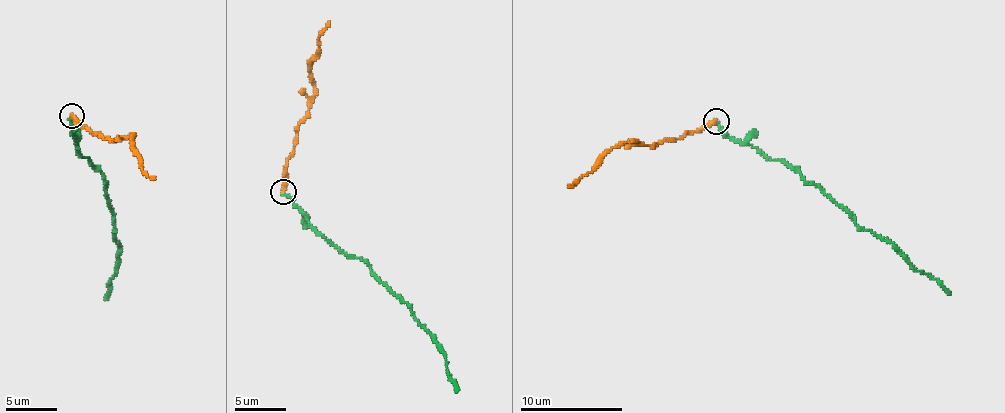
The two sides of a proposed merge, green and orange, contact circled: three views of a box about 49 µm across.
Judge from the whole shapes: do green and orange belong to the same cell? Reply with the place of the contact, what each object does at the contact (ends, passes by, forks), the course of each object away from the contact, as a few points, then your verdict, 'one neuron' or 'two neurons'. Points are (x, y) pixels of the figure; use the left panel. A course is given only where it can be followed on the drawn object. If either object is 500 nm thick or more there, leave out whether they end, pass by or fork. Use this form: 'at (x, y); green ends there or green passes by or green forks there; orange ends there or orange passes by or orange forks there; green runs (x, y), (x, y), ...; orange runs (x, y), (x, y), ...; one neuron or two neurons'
at (72, 116); green ends there; orange ends there; green runs (71, 116), (75, 143), (99, 171), (114, 216), (112, 224), (119, 248), (104, 299); orange runs (71, 116), (104, 137), (135, 135), (133, 143), (140, 167), (155, 179); two neurons

